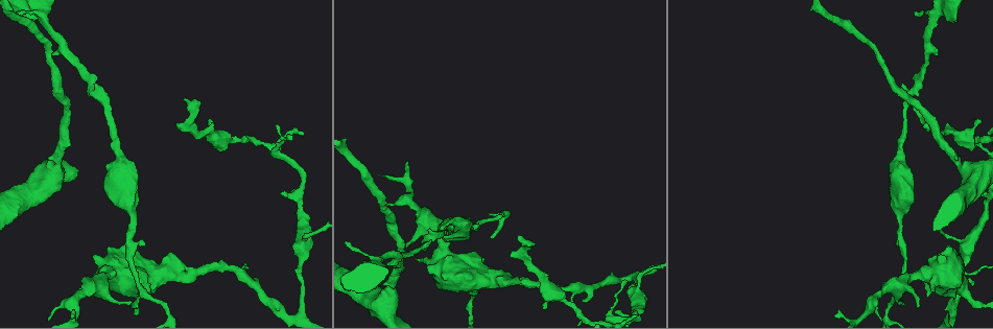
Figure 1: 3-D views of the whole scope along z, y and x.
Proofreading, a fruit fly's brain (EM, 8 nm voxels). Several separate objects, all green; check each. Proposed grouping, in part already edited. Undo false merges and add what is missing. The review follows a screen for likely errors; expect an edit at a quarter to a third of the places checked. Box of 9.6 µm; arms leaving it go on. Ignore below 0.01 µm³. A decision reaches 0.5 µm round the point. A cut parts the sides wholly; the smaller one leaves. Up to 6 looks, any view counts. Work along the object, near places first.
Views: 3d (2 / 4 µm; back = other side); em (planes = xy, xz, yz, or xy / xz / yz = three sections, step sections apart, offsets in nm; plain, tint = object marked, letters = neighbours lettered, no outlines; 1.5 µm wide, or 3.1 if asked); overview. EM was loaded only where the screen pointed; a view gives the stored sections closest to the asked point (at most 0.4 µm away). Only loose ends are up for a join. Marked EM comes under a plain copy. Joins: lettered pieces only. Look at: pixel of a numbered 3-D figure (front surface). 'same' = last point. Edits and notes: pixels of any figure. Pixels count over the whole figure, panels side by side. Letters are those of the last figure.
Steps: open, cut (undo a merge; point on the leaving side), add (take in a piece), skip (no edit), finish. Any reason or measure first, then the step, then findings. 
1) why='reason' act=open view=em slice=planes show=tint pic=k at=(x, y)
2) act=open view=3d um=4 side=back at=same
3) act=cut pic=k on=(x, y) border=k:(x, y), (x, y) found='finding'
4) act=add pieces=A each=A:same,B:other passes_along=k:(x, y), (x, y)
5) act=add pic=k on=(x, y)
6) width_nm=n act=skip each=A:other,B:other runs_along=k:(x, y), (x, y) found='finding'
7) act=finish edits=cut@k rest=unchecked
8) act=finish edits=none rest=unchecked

why='thick turns thin' act=open view=3d um=4 pic=1 at=(472, 297)

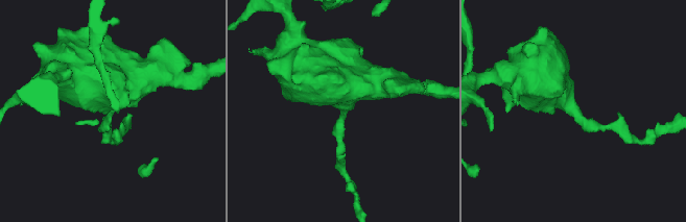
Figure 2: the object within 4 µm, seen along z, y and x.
arm_widths_nm=170,850 act=open view=em slice=xy step=4 show=letters pic=2 at=(578, 116)

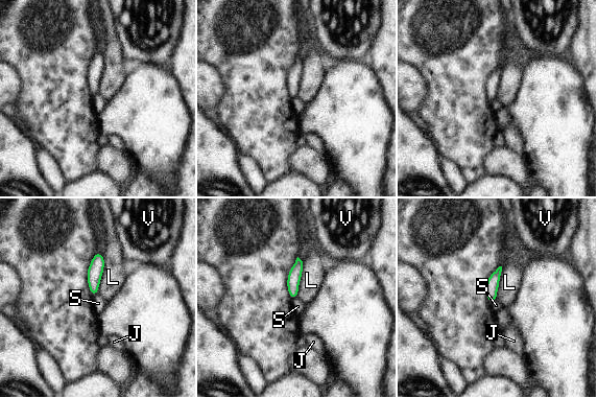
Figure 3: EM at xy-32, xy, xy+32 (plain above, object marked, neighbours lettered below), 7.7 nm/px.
why='another direction' act=open view=em slice=planes show=letters at=same

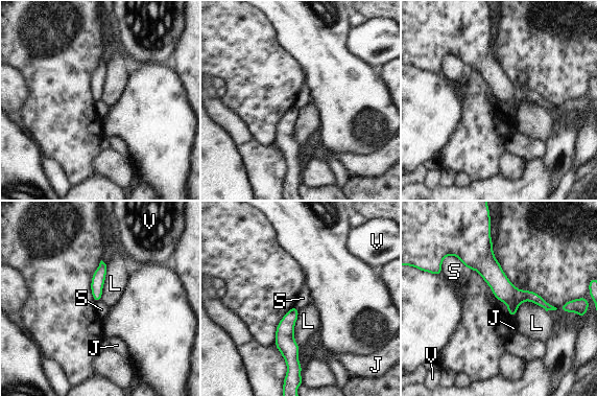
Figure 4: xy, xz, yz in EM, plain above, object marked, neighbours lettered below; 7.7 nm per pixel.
act=skip each=J:other,L:other,S:other,V:other found='one neuron here'

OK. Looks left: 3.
why='thin end' act=open view=3d um=2 pic=1 at=(284, 195)

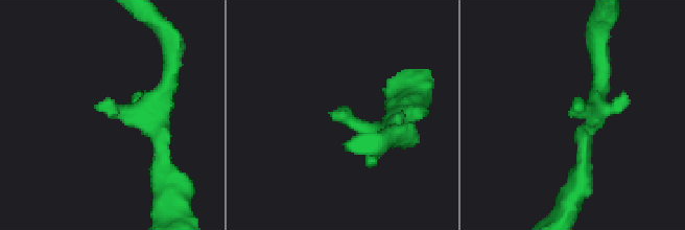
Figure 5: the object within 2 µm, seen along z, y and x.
arm_widths_nm=160,190 act=open view=em slice=planes show=letters pic=5 at=(328, 112)

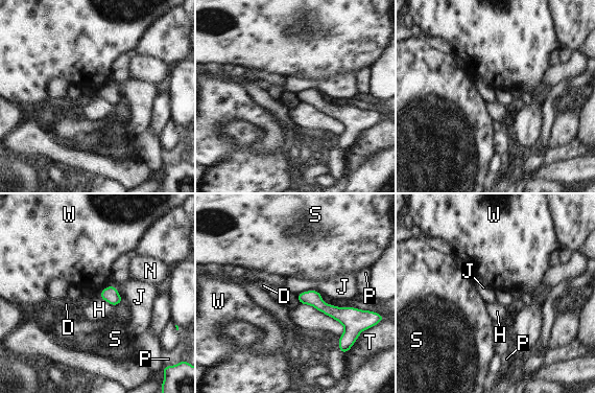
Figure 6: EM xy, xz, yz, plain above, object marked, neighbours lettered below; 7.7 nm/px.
act=skip each=D:other,H:other,J:other,N:other,P:other,S:other,T:other,W:other runs_along=6:(300, 296), (354, 316) found='none of them fits'

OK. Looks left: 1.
act=finish edits=none rest=unchecked

